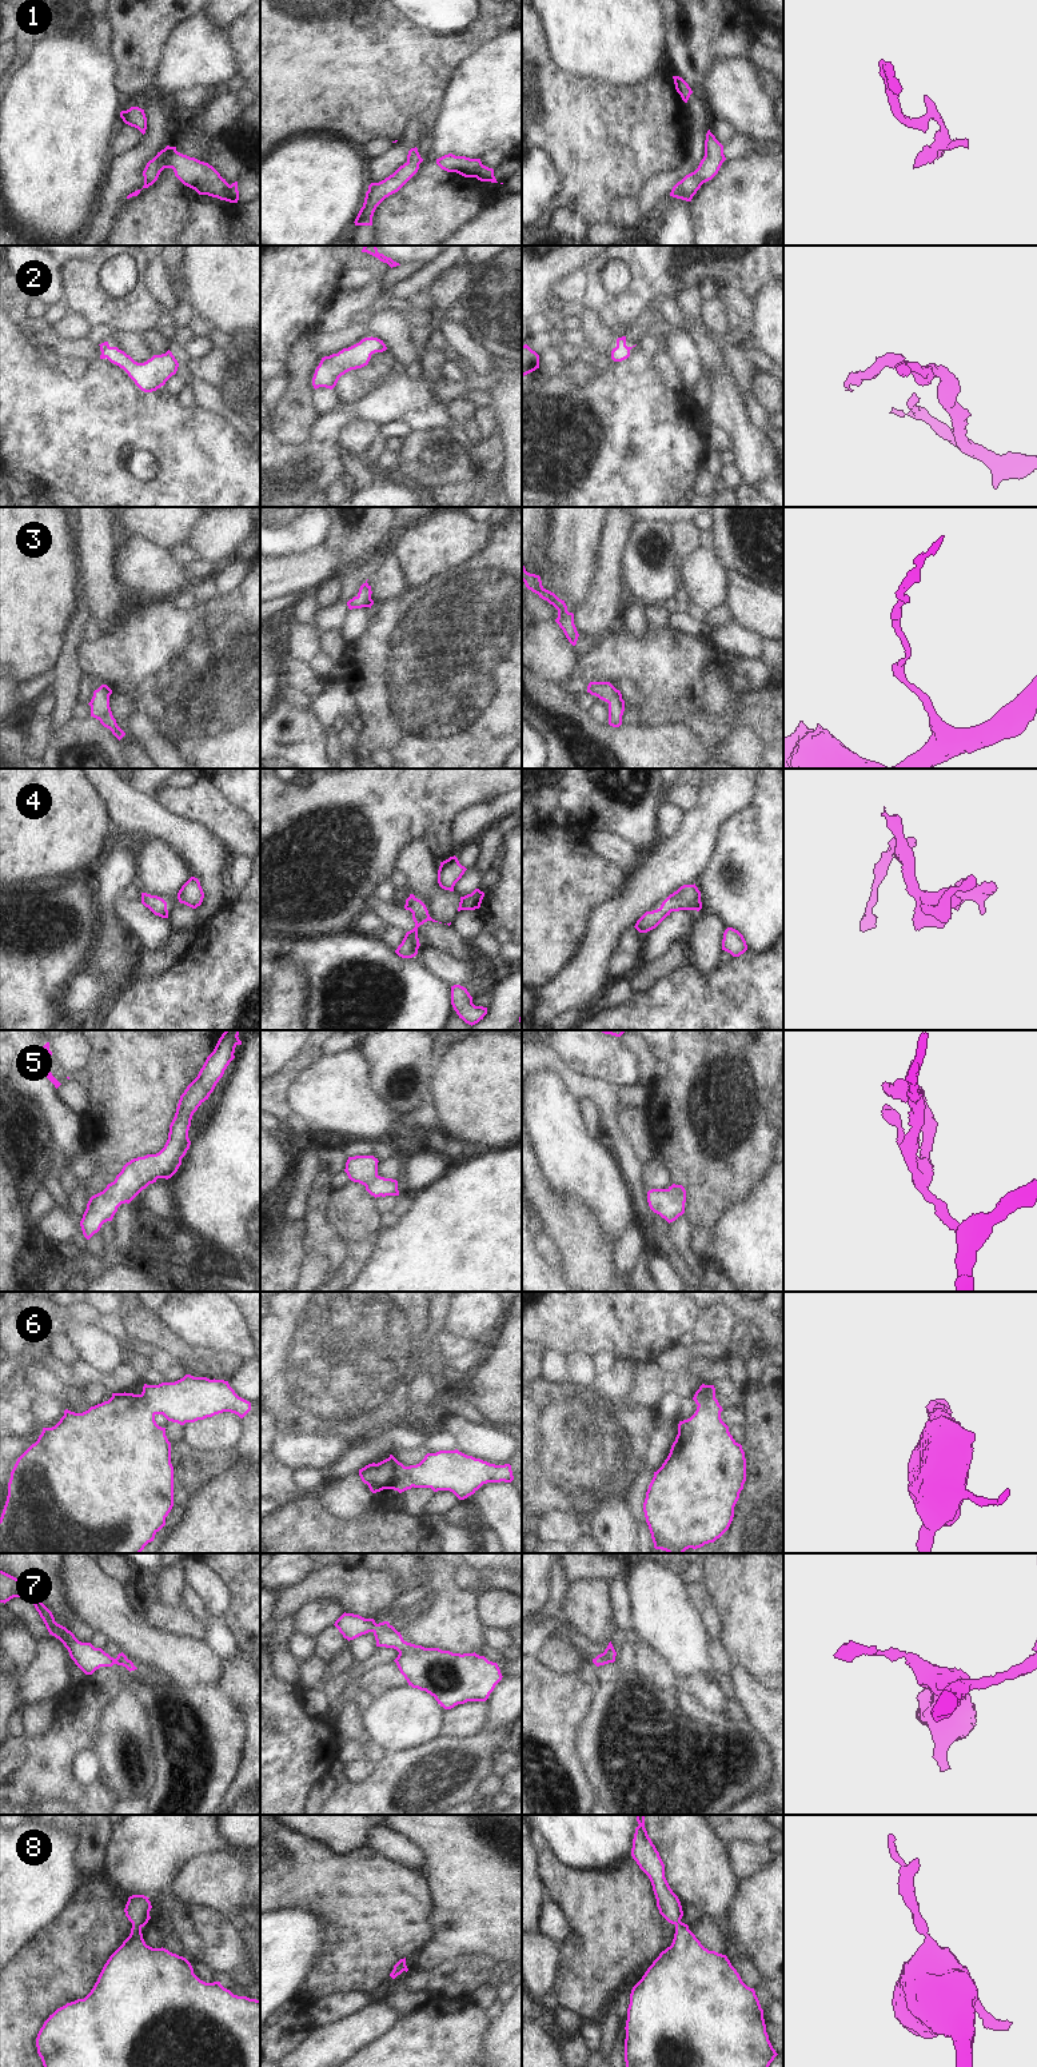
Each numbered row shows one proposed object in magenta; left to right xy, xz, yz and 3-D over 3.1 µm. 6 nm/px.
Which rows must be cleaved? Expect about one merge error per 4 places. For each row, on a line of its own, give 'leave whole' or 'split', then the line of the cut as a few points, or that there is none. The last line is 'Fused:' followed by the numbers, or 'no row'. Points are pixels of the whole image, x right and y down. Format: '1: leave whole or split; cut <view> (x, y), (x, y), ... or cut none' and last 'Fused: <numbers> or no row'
1: leave whole; cut none
2: leave whole; cut none
3: leave whole; cut none
4: leave whole; cut none
5: leave whole; cut none
6: leave whole; cut none
7: leave whole; cut none
8: leave whole; cut none
Fused: no row

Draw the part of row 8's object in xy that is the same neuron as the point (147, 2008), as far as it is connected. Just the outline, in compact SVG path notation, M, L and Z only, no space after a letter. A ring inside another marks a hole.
M132 1895L128 1898L124 1912L132 1923L129 1936L123 1944L109 1956L104 1964L97 1982L91 1992L84 1999L67 2003L57 2008L44 2022L36 2038L37 2054L41 2058L44 2067L260 2067L260 2000L247 1996L234 1995L224 1988L220 1982L206 1983L195 1974L191 1963L165 1948L152 1948L145 1944L141 1928L151 1919L152 1908L149 1898L144 1895Z

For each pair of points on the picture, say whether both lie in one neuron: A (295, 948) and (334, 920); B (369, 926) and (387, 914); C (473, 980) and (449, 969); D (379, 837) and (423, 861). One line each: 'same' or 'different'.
A: different
B: different
C: same
D: different

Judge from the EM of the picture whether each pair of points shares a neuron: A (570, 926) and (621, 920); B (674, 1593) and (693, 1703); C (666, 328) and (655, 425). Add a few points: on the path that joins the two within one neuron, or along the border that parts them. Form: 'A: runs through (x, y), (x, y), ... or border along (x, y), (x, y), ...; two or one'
A: border along (609, 900), (591, 913), (589, 928), (577, 953); two
B: border along (673, 1688), (690, 1692), (712, 1714); two
C: border along (647, 334), (666, 339); two

